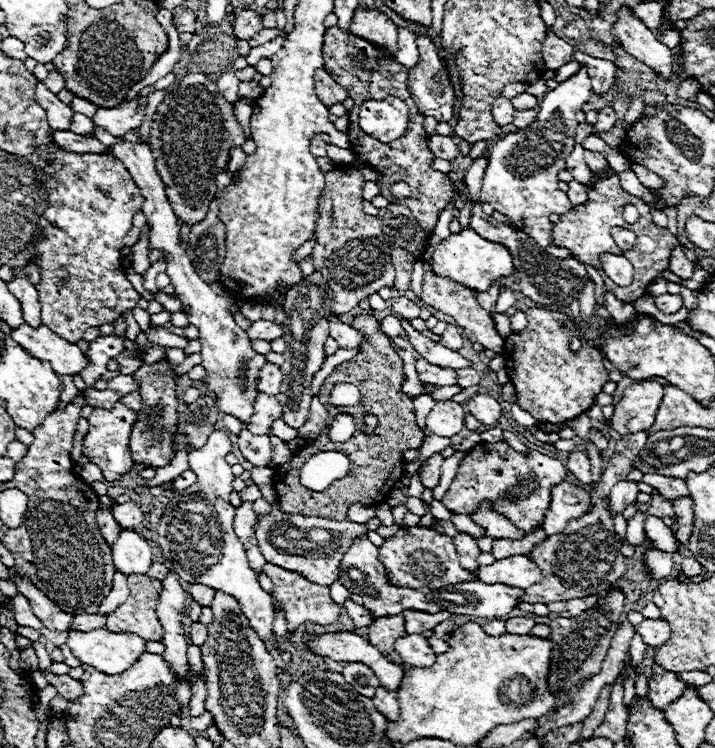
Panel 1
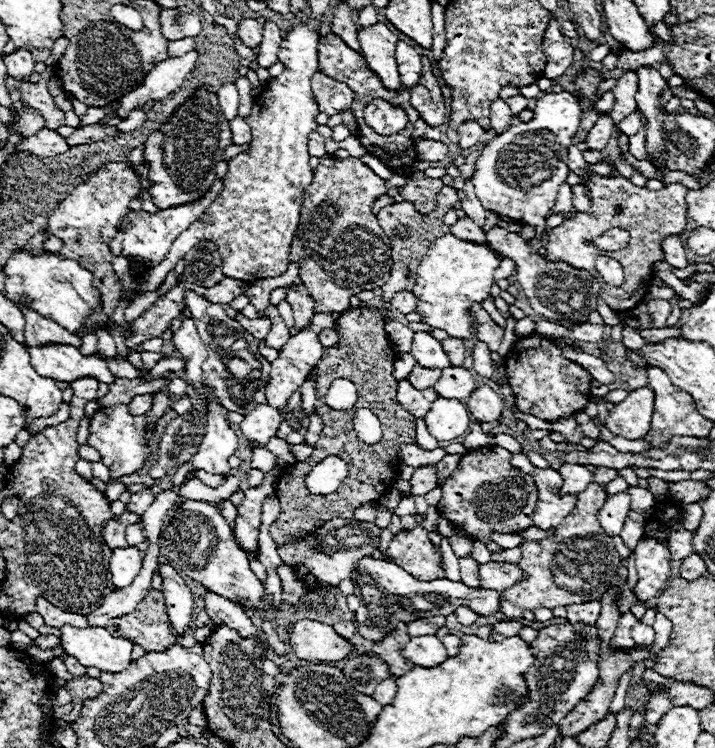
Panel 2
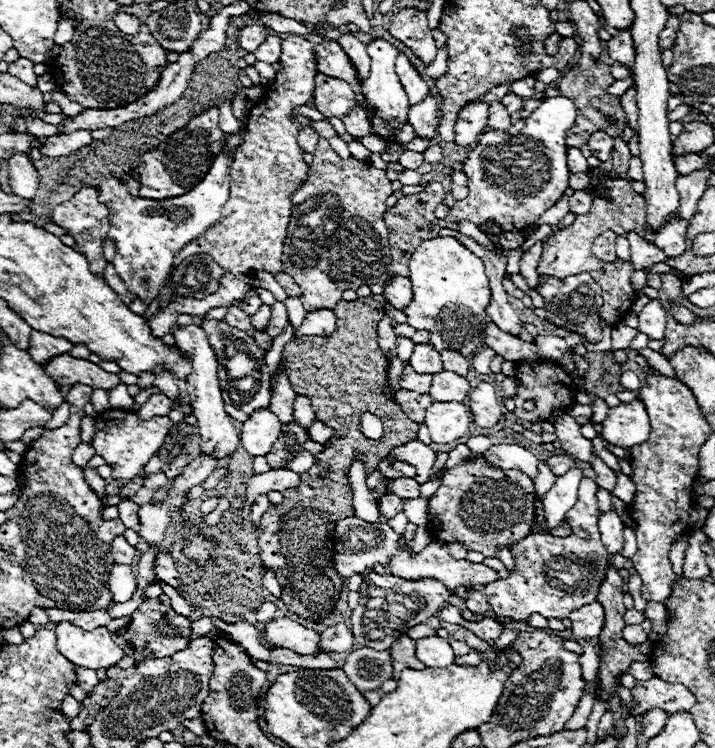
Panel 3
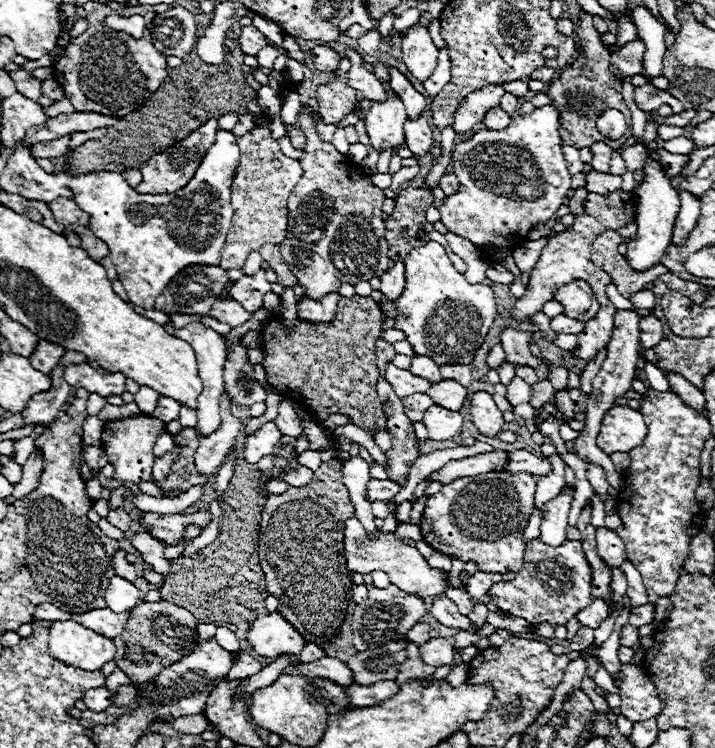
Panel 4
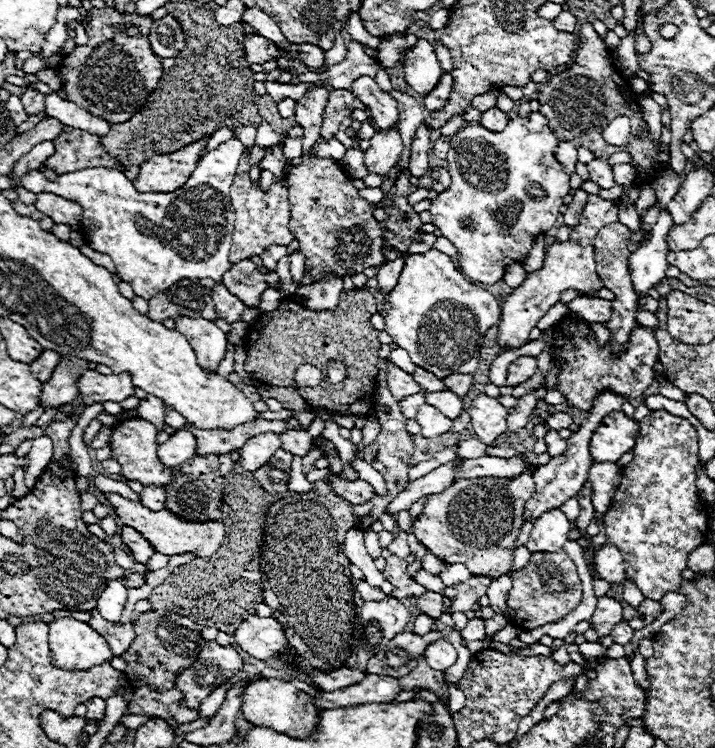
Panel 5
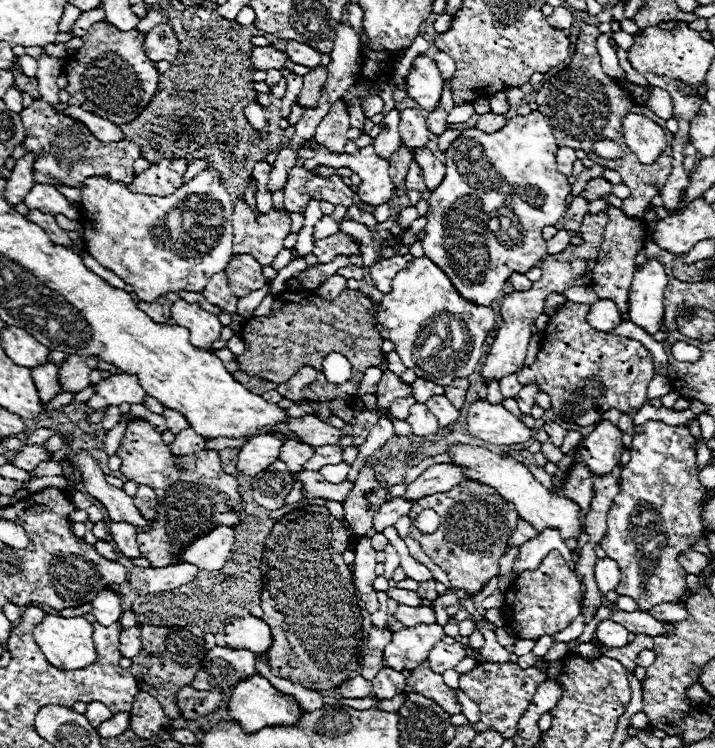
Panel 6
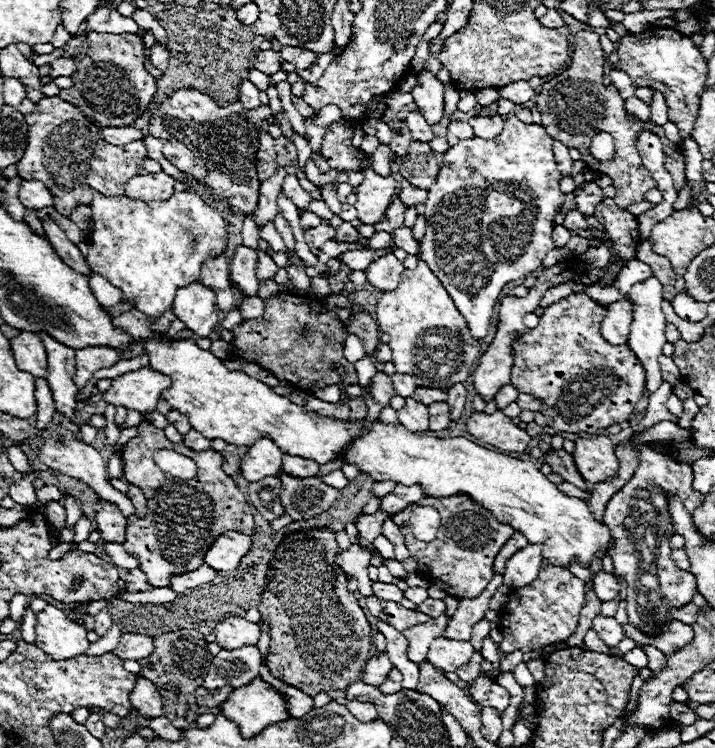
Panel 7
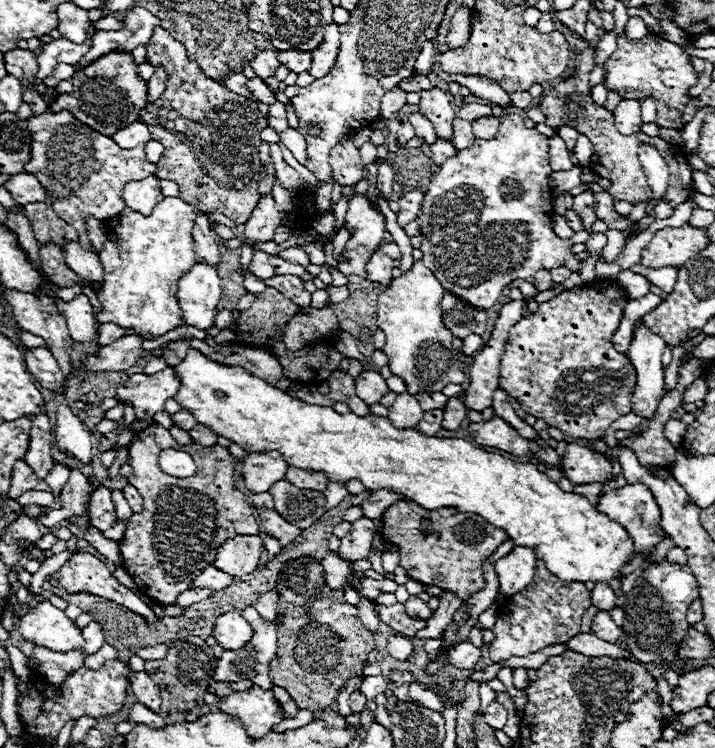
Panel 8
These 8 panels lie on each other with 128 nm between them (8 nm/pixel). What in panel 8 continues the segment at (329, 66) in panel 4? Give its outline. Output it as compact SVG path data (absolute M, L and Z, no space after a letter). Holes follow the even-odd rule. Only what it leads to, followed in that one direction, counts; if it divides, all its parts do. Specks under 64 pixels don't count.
M280 50L278 60L290 70L290 72L308 72L312 64L312 54L304 50Z

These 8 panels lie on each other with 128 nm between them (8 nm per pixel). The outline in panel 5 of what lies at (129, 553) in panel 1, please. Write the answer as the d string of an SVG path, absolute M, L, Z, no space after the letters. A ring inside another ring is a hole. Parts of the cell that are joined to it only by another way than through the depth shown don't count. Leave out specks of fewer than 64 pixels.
M110 580L106 590L98 598L96 610L100 610L100 614L106 620L118 622L120 616L122 616L124 606L126 606L126 600L128 600L128 590L118 580Z

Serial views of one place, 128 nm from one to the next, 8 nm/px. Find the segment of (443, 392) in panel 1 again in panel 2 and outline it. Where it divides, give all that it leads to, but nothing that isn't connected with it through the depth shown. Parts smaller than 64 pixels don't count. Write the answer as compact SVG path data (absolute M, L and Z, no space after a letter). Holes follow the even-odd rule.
M408 378L398 382L398 394L396 394L398 402L402 402L402 406L406 406L406 410L410 410L416 418L422 418L432 402L438 398L436 390L416 390Z

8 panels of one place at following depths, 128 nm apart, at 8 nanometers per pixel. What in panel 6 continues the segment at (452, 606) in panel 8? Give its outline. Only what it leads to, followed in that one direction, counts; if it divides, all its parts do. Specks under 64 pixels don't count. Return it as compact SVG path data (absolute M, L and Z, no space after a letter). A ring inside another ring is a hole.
M418 624L412 628L402 628L394 632L394 638L382 654L384 668L398 672L414 670L420 662L428 658L428 652L440 642L444 630L440 624Z

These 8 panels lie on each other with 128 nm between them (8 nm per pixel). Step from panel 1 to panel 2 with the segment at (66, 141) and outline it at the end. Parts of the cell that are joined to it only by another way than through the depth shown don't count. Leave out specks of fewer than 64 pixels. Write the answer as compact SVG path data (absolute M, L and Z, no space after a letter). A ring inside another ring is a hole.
M40 130L38 134L30 136L30 138L24 138L20 144L16 144L18 150L28 150L32 154L38 154L38 156L58 156L58 154L64 154L66 150L70 150L68 142L64 136L60 136L56 130Z

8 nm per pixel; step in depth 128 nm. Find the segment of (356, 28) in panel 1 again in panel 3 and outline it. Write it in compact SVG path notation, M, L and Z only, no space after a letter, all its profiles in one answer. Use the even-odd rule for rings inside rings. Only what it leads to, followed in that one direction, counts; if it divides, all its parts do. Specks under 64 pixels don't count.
M374 38L372 42L366 44L366 50L370 54L370 76L366 78L364 82L364 90L366 90L366 98L370 102L370 106L374 106L374 126L372 126L372 134L376 136L396 136L402 126L406 124L406 112L410 108L410 102L408 102L408 96L400 84L400 78L394 70L394 62L396 62L396 56L398 56L398 50L394 44L390 44L388 40L384 38ZM388 126L394 128L392 132L388 132Z

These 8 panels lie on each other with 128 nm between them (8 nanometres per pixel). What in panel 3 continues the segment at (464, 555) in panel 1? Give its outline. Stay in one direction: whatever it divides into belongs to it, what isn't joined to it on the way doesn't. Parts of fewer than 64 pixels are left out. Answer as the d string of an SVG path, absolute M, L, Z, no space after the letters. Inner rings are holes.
M470 590L468 600L466 600L466 608L472 610L472 612L484 612L484 610L488 610L486 596L480 590Z

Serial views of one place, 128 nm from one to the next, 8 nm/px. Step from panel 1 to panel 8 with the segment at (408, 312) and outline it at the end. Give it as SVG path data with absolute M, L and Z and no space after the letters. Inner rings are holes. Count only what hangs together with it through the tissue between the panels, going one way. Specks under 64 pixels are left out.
M374 252L370 262L366 264L366 280L382 286L390 286L390 282L394 280L392 270L394 270L394 260L382 252Z

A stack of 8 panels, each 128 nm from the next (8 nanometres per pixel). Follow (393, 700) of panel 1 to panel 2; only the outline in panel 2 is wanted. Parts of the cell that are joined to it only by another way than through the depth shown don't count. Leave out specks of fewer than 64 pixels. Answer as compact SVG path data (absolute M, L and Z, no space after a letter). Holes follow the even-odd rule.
M386 678L386 680L382 680L382 682L378 684L376 694L374 694L372 698L374 698L378 704L386 706L386 704L390 704L390 702L394 700L394 694L396 694L396 684L394 684L392 678Z

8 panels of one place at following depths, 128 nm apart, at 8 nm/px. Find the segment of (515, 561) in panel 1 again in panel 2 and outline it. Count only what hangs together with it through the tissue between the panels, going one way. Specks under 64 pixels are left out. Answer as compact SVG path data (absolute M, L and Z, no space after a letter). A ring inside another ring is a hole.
M510 562L480 564L478 576L480 576L480 586L490 590L508 590L510 586L526 580L524 570L518 564L510 564Z

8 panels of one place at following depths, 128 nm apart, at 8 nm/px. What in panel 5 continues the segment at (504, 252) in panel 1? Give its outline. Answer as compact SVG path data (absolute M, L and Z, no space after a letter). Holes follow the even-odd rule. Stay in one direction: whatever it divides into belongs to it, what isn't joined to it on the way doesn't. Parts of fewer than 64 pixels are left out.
M436 248L424 254L408 254L396 290L378 306L386 320L386 332L404 348L410 360L438 378L448 374L474 374L486 330L500 320L498 300L482 286L470 284L450 256Z

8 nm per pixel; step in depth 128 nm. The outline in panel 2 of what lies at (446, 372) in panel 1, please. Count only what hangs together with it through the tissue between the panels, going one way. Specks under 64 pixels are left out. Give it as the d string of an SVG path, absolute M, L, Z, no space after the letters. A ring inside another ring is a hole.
M414 366L414 370L408 374L412 386L418 386L418 390L426 390L430 386L434 386L438 382L438 378L442 376L442 370L434 370L434 368L422 368L422 366Z

